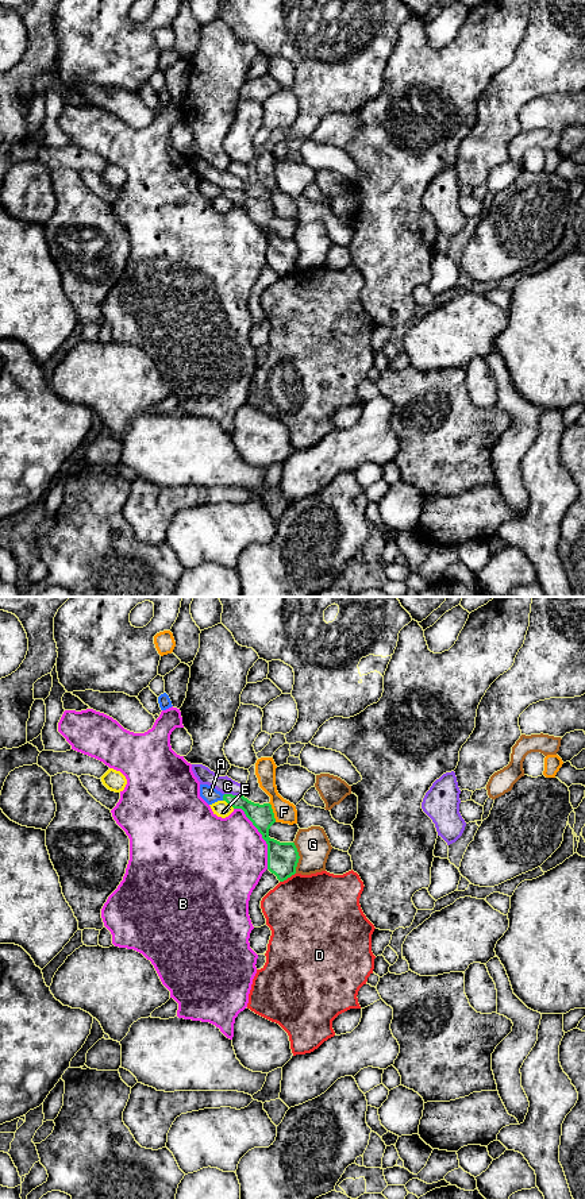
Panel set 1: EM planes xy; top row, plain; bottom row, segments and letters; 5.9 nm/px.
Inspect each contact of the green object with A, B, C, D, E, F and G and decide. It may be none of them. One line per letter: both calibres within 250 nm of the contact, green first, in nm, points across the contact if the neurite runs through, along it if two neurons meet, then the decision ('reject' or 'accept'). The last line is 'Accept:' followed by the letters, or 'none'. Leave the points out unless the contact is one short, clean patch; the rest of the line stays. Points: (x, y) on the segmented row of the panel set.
A: calibres 130 and 90 nm; reject
B: calibres 190 and 460 nm; reject
C: calibres 140 and 100 nm; reject
D: calibres 190 and 480 nm; border xy (295, 872), (280, 882); reject
E: calibres 140 and 100 nm; reject
F: calibres 140 and 130 nm; reject
G: calibres 190 and 200 nm; reject
Accept: none

